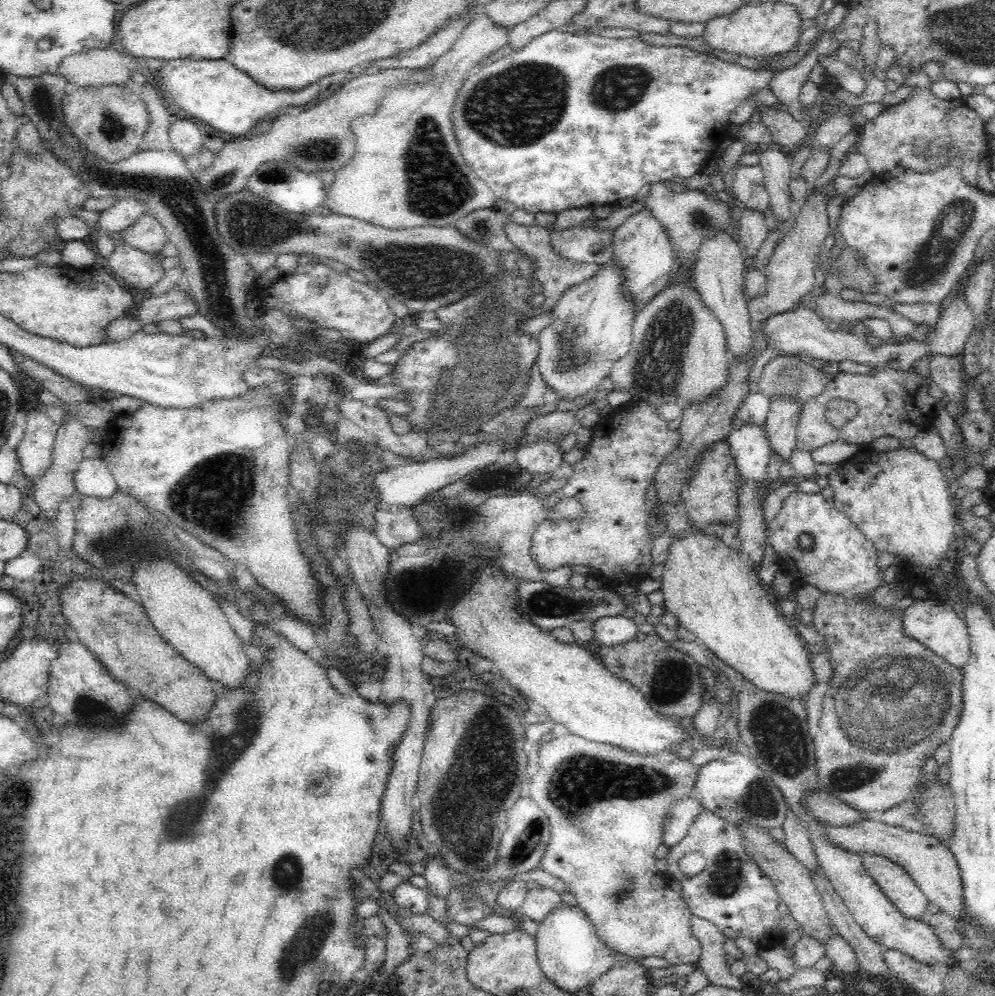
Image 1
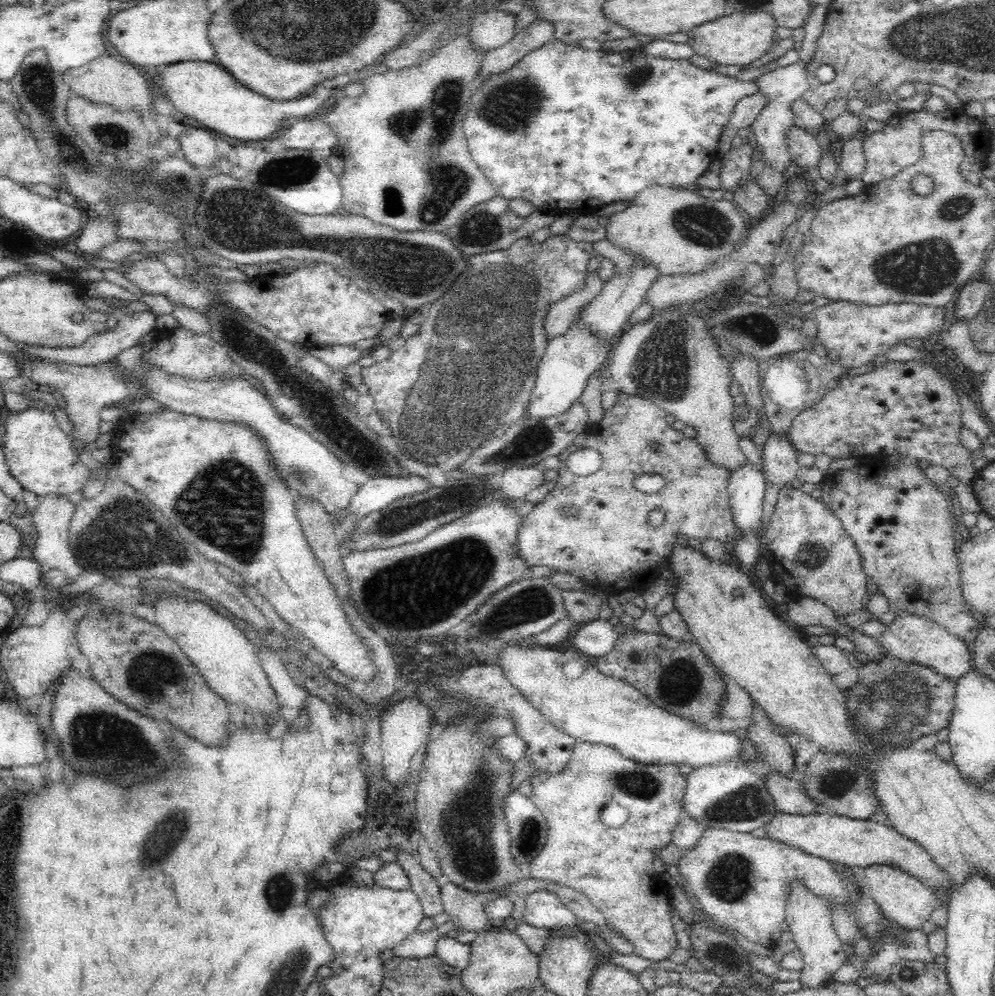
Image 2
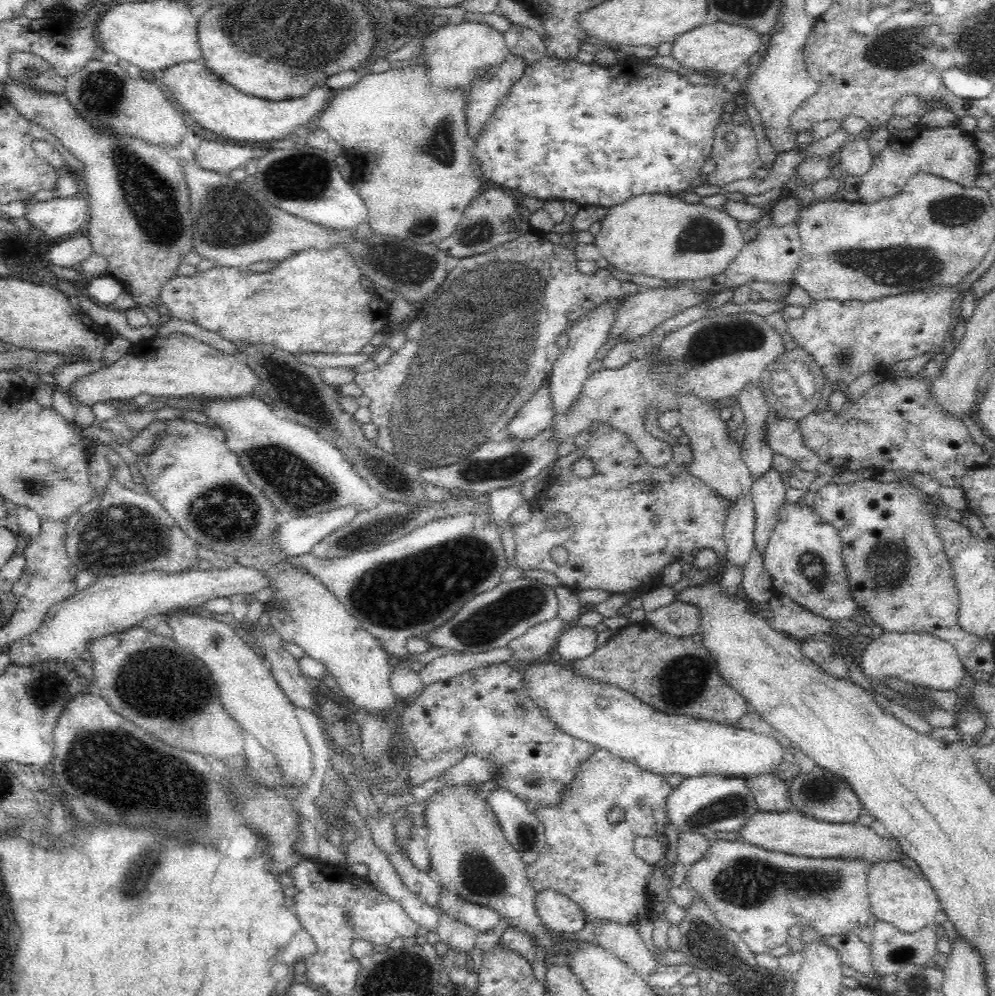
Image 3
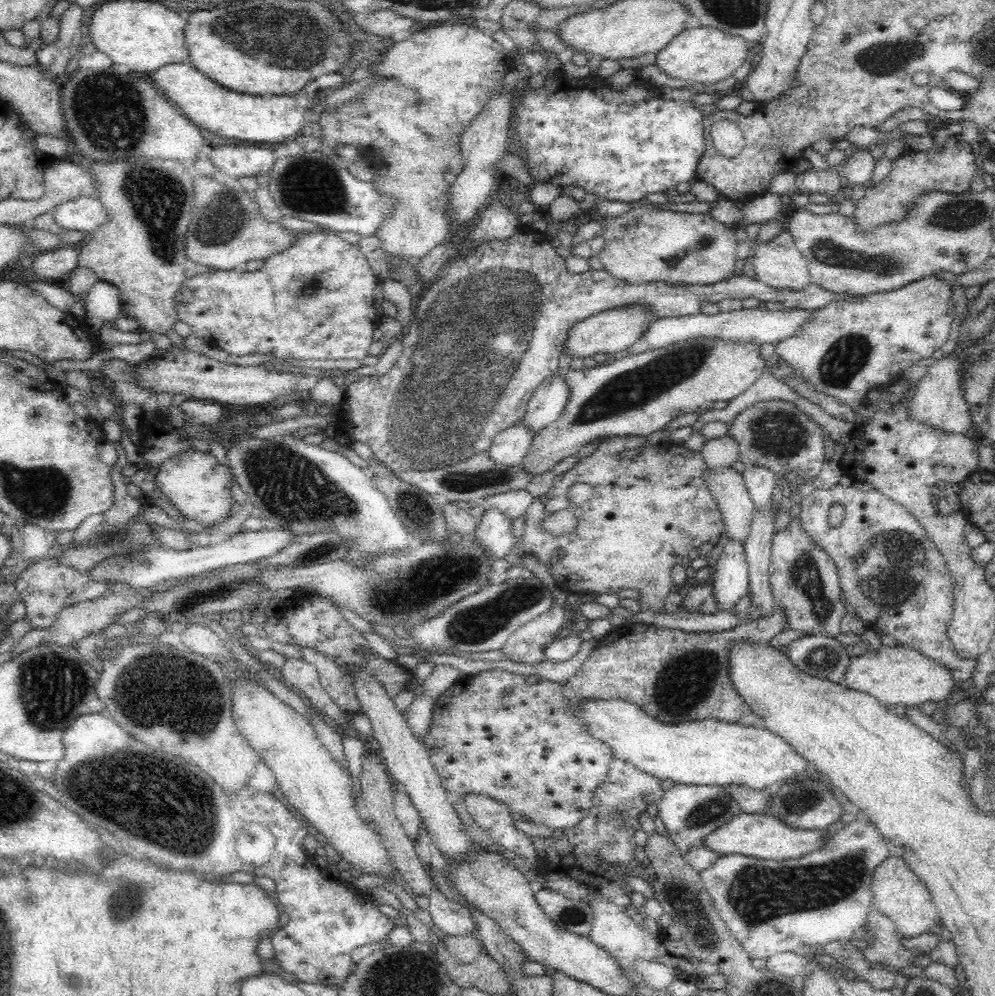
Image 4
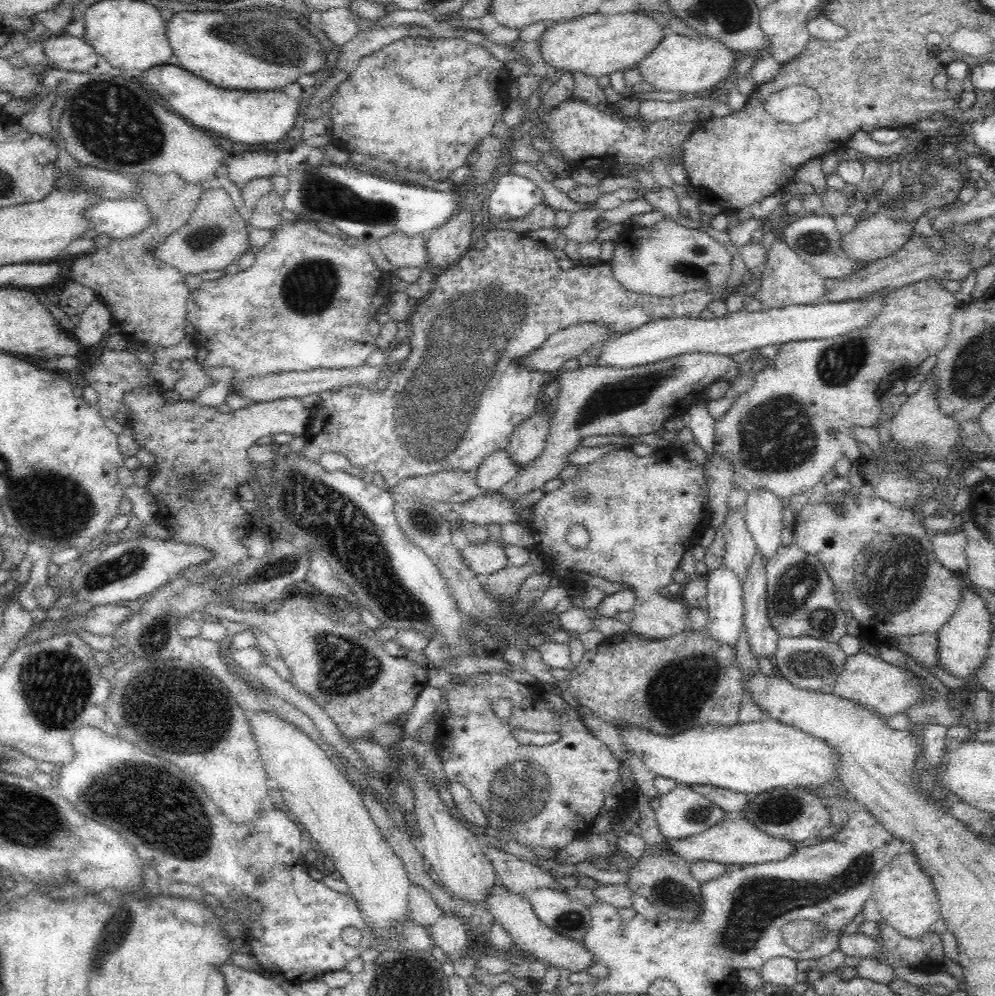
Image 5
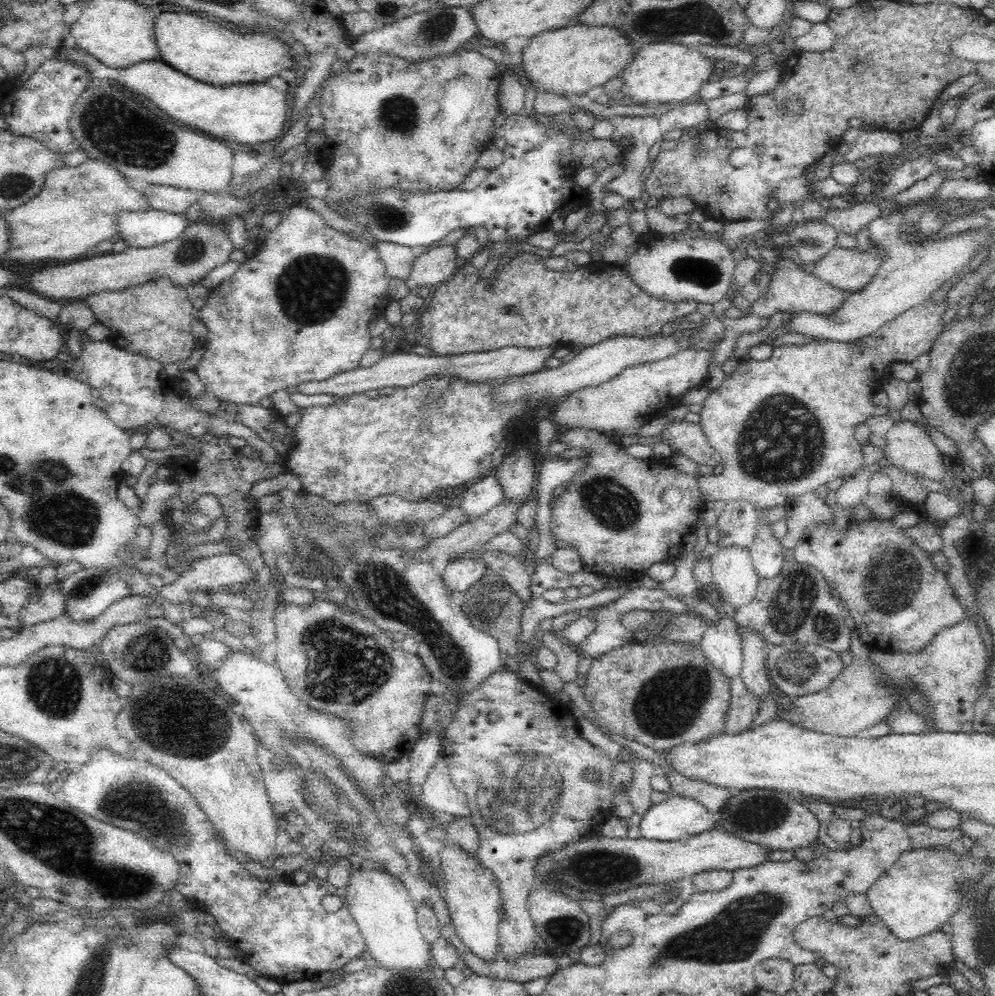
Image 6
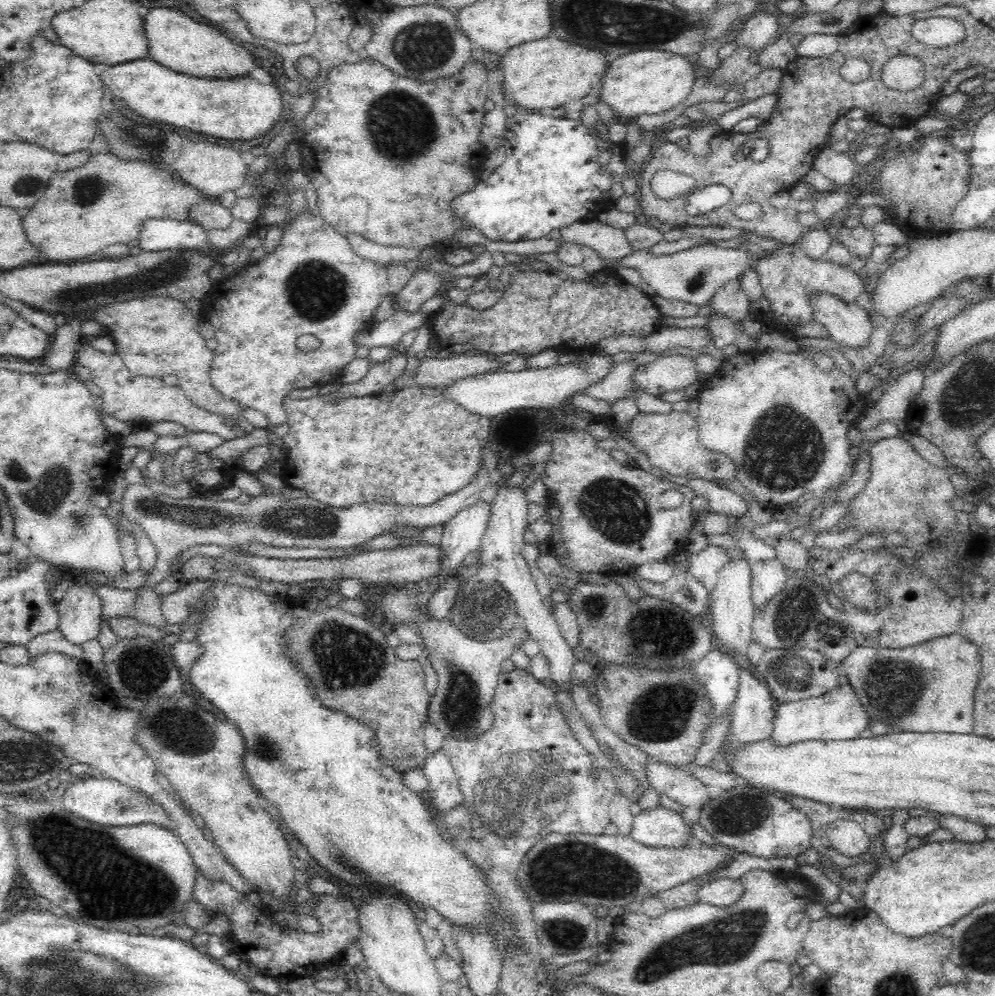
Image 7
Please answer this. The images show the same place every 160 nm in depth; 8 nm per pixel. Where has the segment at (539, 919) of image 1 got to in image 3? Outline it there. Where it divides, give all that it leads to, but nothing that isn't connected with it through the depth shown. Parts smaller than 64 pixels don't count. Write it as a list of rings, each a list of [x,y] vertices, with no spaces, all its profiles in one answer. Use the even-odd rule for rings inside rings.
[[[557,890],[537,891],[535,905],[540,921],[552,932],[578,933],[588,921],[583,908]]]

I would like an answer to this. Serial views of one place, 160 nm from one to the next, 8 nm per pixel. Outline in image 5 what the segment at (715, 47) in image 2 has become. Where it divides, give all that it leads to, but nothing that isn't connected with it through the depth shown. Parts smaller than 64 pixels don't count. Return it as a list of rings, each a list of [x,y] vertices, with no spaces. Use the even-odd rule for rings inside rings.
[[[671,33],[654,47],[654,50],[634,67],[646,82],[660,92],[677,92],[685,96],[710,93],[739,63],[737,52],[708,36],[689,38]]]

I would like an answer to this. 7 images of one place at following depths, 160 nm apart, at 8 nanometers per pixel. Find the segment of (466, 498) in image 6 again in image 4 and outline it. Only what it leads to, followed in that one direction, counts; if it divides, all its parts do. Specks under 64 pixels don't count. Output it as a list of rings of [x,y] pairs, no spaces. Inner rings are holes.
[[[522,422],[507,428],[494,437],[492,445],[488,448],[488,457],[504,467],[520,465],[522,459],[530,451],[533,442],[530,429],[526,429]]]

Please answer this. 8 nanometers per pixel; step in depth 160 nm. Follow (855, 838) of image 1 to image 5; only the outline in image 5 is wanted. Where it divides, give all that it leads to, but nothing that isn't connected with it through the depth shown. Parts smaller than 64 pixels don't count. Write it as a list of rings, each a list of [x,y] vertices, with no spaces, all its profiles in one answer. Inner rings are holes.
[[[738,818],[734,822],[722,820],[719,824],[687,838],[668,839],[662,844],[665,850],[676,854],[686,864],[696,862],[716,862],[724,866],[742,865],[754,866],[766,862],[778,862],[793,854],[799,844],[782,838],[773,838],[768,834],[759,832],[748,820]]]

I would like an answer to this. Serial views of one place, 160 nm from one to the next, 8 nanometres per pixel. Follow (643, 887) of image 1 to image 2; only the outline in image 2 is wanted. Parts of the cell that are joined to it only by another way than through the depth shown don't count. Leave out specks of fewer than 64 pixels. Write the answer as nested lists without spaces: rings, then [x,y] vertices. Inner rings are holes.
[[[578,741],[578,744],[573,748],[571,761],[568,762],[559,773],[552,773],[551,775],[548,773],[540,773],[539,775],[536,775],[536,778],[531,778],[530,789],[528,792],[529,797],[533,801],[533,804],[540,809],[540,812],[542,812],[542,815],[546,818],[547,828],[549,830],[544,849],[536,856],[536,858],[534,858],[534,860],[532,860],[532,862],[525,866],[526,876],[532,877],[538,881],[548,881],[556,885],[566,886],[569,889],[574,889],[585,894],[591,900],[591,903],[598,908],[602,914],[604,914],[610,927],[634,945],[635,954],[638,956],[656,962],[672,958],[673,952],[680,951],[678,951],[678,942],[674,935],[672,922],[670,922],[670,889],[666,885],[666,882],[662,880],[661,875],[655,872],[653,866],[655,857],[653,856],[653,851],[656,849],[661,850],[663,846],[666,846],[672,840],[674,828],[678,826],[684,816],[680,799],[684,797],[686,786],[686,776],[680,773],[678,765],[645,765],[639,762],[633,762],[612,747],[600,743],[592,744]],[[610,802],[620,804],[623,808],[628,809],[628,813],[630,813],[628,822],[626,822],[621,829],[608,829],[600,823],[600,810]]]

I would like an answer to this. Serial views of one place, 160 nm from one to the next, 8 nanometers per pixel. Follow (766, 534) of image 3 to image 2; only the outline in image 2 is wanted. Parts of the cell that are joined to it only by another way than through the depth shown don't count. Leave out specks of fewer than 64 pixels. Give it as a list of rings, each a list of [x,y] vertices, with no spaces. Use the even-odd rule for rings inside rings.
[[[771,434],[762,453],[762,466],[764,485],[776,484],[779,490],[792,486],[797,476],[798,463],[796,463],[797,449],[790,444],[789,437]]]

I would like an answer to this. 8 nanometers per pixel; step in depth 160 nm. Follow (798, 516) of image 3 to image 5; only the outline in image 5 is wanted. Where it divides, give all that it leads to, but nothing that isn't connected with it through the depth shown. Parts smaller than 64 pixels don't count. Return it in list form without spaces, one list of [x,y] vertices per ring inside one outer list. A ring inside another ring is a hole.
[[[794,542],[791,546],[781,544],[776,554],[767,560],[766,572],[766,614],[770,625],[776,629],[779,637],[814,637],[828,642],[840,642],[847,632],[847,619],[849,614],[840,609],[836,601],[834,585],[828,576],[828,571],[816,555],[804,553]]]

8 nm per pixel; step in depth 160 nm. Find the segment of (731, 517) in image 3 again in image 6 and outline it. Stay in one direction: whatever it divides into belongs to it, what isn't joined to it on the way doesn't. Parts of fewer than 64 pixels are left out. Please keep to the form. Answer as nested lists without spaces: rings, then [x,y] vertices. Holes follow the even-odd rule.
[[[724,603],[724,608],[719,613],[720,620],[709,623],[699,645],[708,664],[718,668],[731,682],[743,667],[743,644],[734,629],[736,623],[732,620],[732,614],[735,610],[728,603]]]

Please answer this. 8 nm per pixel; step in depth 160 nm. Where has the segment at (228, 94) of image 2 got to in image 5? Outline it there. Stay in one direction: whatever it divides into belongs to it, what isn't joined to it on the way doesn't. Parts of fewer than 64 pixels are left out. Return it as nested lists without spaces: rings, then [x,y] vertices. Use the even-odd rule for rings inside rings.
[[[159,64],[132,75],[134,80],[146,80],[174,112],[178,112],[209,134],[220,134],[232,142],[268,144],[278,142],[294,126],[298,116],[298,101],[278,90],[224,90],[176,64]]]

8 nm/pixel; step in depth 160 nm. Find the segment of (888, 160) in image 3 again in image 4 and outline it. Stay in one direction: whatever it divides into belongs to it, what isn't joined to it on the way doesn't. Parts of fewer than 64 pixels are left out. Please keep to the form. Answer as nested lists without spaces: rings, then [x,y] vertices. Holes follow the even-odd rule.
[[[955,135],[946,140],[944,150],[919,152],[906,150],[898,159],[892,162],[889,177],[875,187],[866,189],[864,196],[855,205],[854,223],[858,231],[871,233],[880,225],[902,223],[908,209],[926,193],[942,191],[950,194],[960,194],[970,190],[970,182],[977,168],[977,159],[970,144],[956,145]]]

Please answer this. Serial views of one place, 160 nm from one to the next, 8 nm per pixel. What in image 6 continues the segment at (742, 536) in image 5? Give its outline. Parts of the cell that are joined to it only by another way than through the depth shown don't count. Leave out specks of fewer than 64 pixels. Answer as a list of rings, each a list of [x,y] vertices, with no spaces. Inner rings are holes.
[[[721,547],[711,556],[711,567],[712,588],[732,609],[751,603],[756,597],[759,578],[748,549]]]

